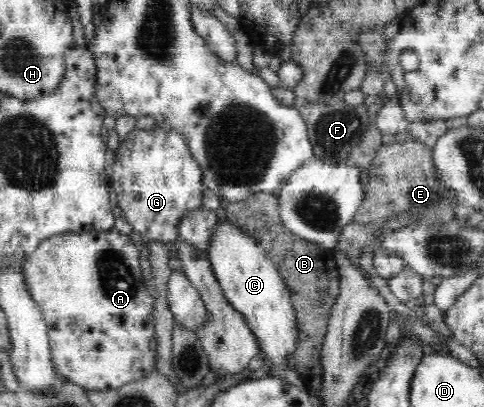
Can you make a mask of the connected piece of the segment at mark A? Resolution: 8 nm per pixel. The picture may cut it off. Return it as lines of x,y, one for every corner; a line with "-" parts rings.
115,229
110,231
91,231
82,233
61,233
44,240
37,249
22,264
23,284
28,290
28,295
36,307
43,313
43,320
47,324
49,344
51,345
53,366
63,381
72,382
75,386
84,387
90,391
110,391
124,387
141,376
150,374
156,366
156,352
150,349
150,340
155,336
155,326
152,311
155,304
155,290
144,283
142,268
139,263
140,250
136,248
129,236
120,234

